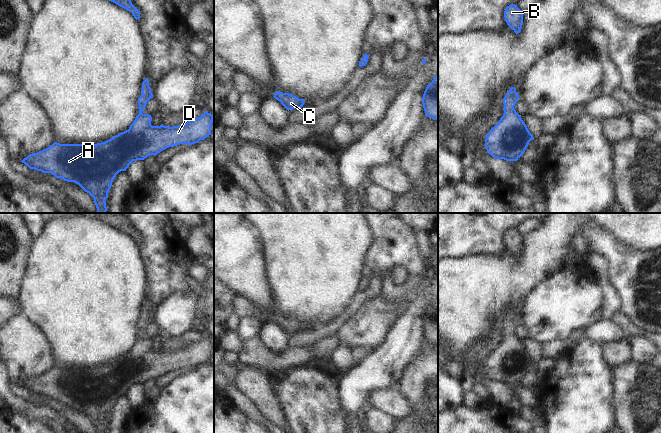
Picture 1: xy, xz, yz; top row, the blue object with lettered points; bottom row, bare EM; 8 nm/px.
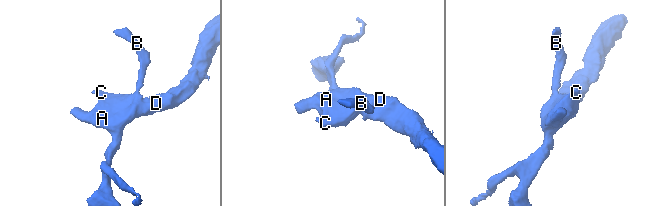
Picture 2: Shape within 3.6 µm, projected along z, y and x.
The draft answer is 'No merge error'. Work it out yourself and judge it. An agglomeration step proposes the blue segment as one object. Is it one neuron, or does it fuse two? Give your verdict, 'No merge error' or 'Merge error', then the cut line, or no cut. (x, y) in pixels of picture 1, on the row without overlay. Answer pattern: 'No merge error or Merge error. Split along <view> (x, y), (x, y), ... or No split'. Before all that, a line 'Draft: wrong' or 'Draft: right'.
Draft: right
No merge error. No split.

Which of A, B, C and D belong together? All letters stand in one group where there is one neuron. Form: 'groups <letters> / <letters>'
groups A B C D

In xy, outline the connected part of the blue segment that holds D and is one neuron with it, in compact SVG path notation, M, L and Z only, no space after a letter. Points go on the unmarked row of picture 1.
M146 302L138 322L139 338L128 354L93 369L54 366L21 386L30 393L78 408L94 422L97 433L107 433L105 424L113 404L133 385L156 380L176 369L190 370L211 359L214 340L206 335L200 341L178 350L152 350L151 339L142 337L151 322L153 318Z

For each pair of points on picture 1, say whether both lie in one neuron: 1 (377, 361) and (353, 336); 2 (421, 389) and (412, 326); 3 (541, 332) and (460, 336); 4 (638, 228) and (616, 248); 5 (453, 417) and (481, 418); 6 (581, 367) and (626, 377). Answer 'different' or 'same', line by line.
1: different
2: different
3: different
4: different
5: same
6: different

